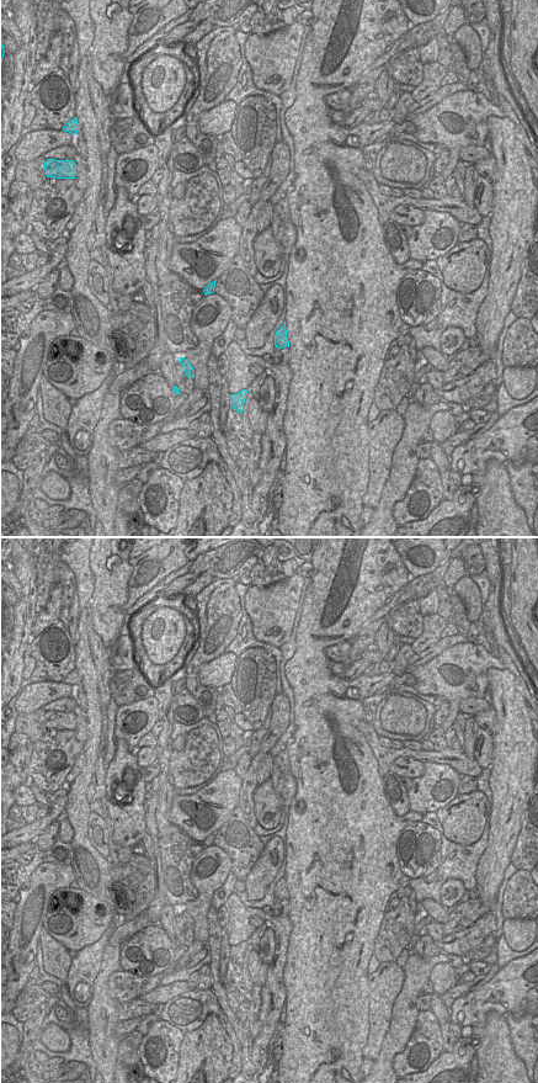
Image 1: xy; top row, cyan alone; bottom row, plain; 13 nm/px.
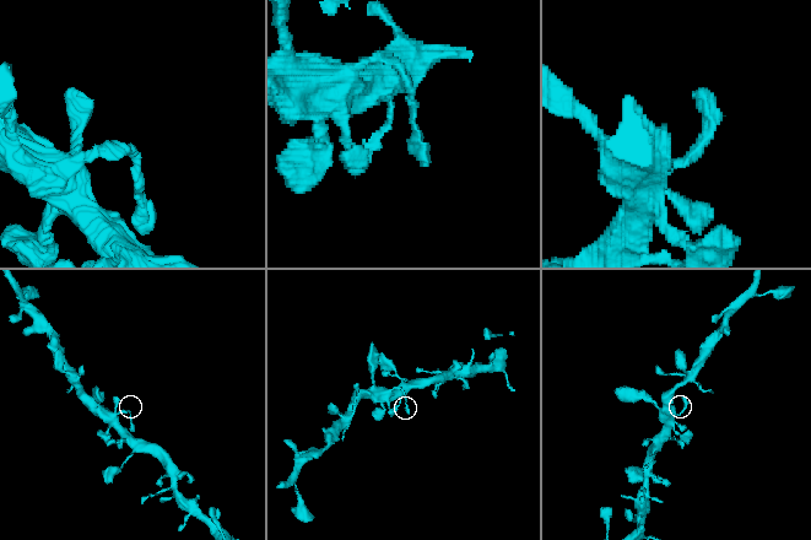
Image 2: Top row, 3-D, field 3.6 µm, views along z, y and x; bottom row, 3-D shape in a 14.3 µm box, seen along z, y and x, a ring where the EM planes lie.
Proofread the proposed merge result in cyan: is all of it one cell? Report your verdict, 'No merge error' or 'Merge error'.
No merge error

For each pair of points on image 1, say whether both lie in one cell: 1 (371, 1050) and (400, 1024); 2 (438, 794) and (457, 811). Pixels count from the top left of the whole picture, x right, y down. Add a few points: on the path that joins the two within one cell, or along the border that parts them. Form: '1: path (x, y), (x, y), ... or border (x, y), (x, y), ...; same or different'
1: border (390, 1012), (390, 1025), (374, 1061); different
2: border (458, 795), (435, 811); different

